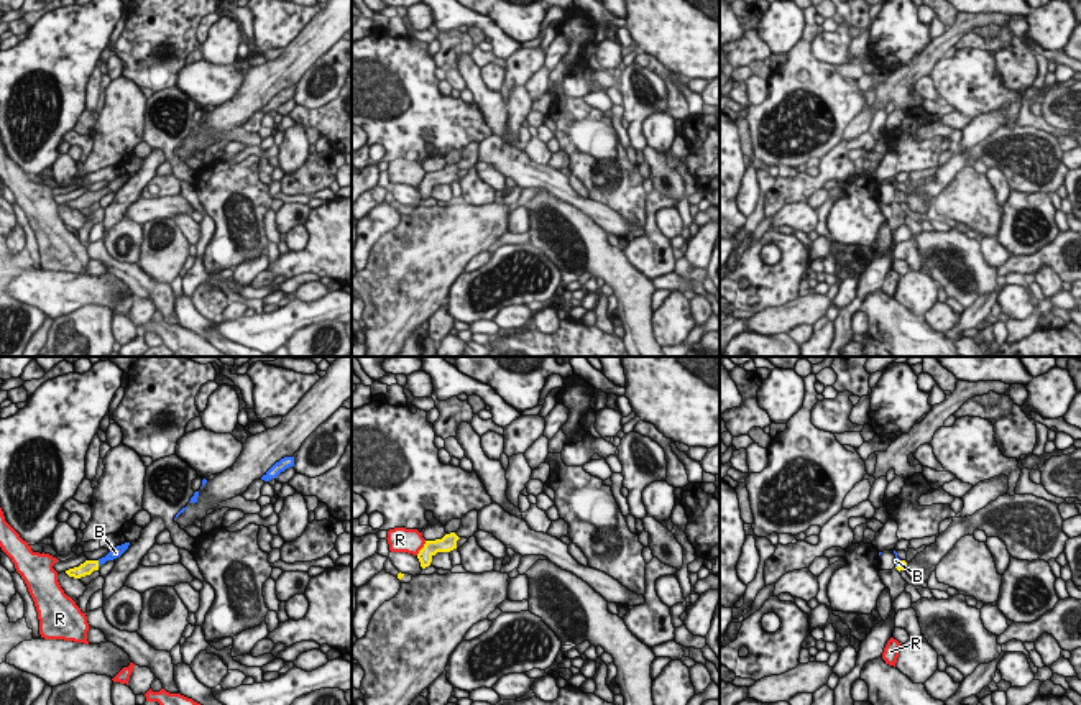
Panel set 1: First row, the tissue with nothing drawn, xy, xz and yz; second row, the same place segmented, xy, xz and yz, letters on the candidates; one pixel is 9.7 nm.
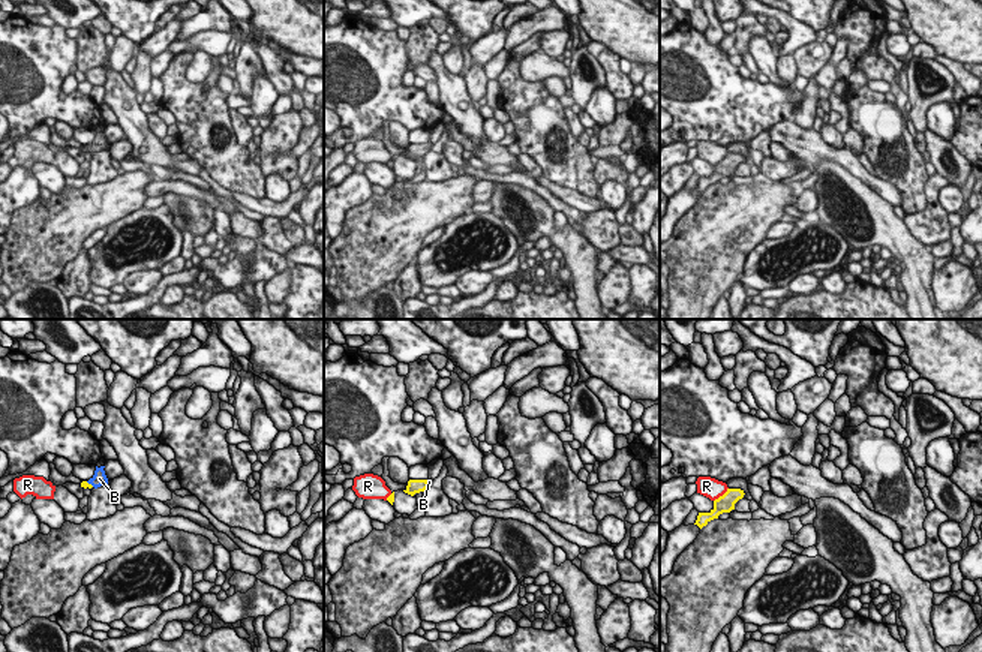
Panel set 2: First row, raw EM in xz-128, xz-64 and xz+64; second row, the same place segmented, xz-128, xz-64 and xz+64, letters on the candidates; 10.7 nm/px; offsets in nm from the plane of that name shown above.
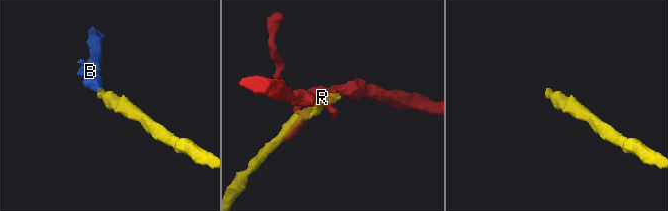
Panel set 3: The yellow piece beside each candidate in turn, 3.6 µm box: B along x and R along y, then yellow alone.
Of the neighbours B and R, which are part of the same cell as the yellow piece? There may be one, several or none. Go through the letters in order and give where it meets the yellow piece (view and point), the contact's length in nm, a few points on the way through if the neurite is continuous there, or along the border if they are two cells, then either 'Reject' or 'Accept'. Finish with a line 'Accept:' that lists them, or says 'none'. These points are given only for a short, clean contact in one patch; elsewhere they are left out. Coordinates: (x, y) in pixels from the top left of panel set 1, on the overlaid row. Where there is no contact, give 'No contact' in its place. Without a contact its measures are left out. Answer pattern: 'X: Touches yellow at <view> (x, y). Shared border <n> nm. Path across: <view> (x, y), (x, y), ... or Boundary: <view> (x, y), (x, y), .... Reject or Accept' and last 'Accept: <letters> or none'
B: Touches yellow at xy (97, 562). Shared border 50 nm. Path across: xy (87, 567), (97, 562), (115, 552). Accept
R: Touches yellow at xz (423, 548). Shared border 180 nm. Boundary: xz (426, 541), (416, 554). Reject
Accept: B

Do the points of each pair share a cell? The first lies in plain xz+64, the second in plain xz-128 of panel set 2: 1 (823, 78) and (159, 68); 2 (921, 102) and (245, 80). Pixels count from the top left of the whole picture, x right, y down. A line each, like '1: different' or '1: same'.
1: same
2: same

